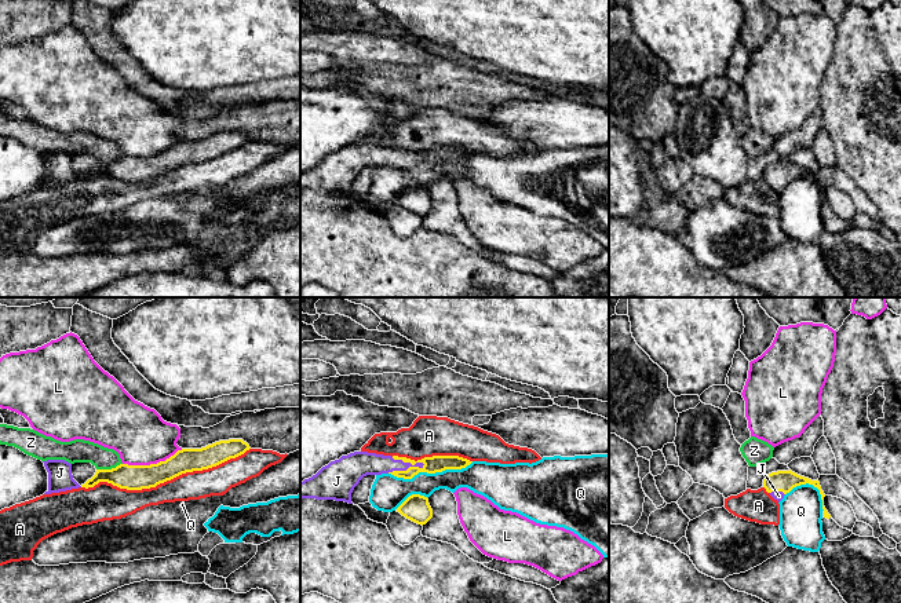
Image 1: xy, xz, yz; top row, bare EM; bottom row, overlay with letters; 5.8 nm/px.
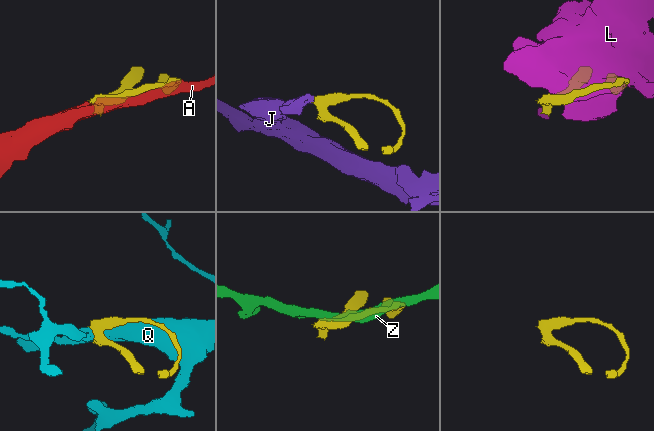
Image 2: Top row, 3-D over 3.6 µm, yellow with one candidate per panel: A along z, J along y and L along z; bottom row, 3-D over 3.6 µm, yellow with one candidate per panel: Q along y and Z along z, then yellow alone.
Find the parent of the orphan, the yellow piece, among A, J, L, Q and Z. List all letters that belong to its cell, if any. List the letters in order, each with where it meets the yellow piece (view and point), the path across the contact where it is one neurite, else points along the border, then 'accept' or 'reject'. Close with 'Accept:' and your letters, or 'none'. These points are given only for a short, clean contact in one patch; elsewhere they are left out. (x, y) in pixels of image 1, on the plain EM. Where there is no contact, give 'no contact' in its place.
A: contact xy (166, 172); reject
J: contact xz (407, 161); way xz (433, 156), (407, 161), (397, 157), (365, 154); accept
L: contact xy (152, 156); reject
Q: contact xz (430, 164); reject
Z: contact xy (109, 161); reject
Accept: J

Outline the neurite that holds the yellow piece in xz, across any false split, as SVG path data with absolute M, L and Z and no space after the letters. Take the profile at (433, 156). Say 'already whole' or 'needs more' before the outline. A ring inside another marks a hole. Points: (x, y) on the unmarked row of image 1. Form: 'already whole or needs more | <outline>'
needs more | M354 143L331 153L315 167L300 173L300 190L353 195L351 184L366 167L391 165L397 169L412 171L419 164L435 165L445 161L462 161L471 154L459 147L433 147L415 153L398 147Z

